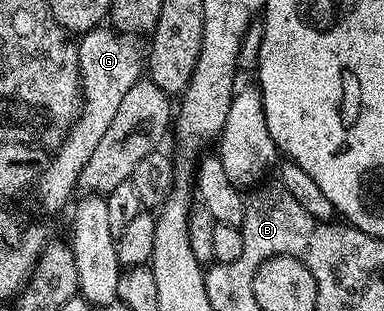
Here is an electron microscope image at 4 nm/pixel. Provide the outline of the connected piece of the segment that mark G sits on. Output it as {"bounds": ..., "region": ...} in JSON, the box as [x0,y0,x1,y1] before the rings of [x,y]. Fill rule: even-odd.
{"bounds":[35,26,145,212],"region":[[[100,26],[84,33],[77,42],[80,88],[83,99],[78,119],[70,128],[61,147],[54,151],[35,185],[42,208],[57,212],[64,208],[78,187],[80,172],[109,128],[121,101],[131,86],[142,77],[145,62],[138,41],[114,29]]]}

